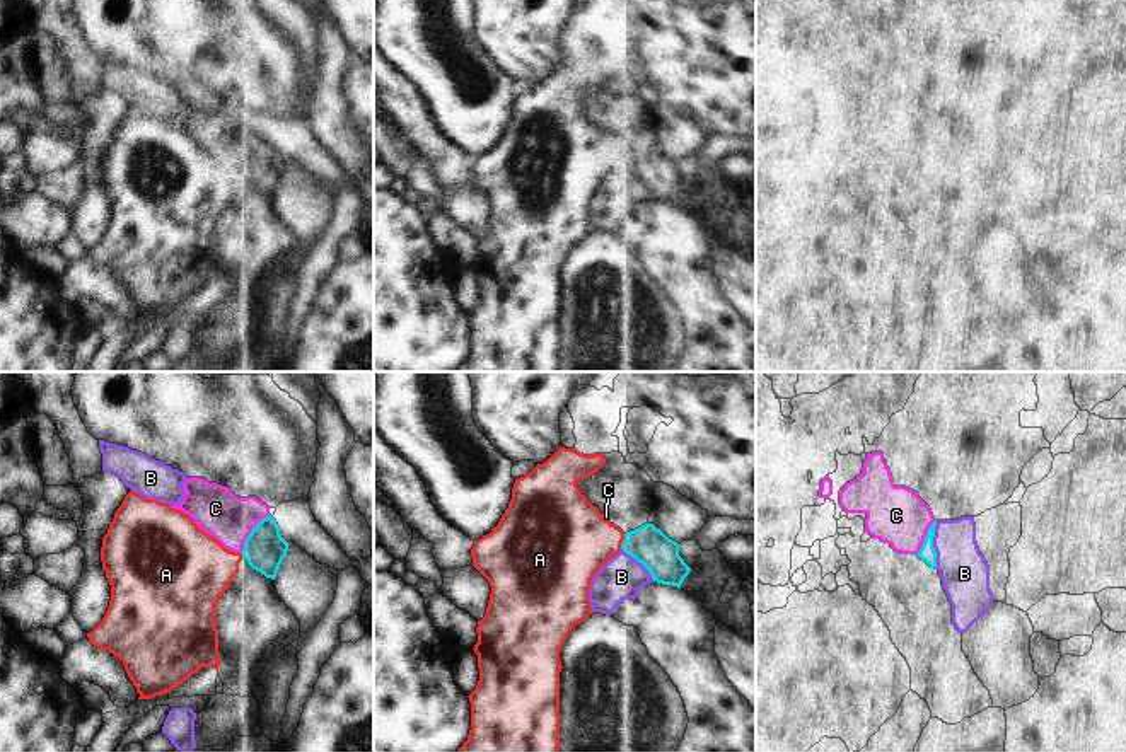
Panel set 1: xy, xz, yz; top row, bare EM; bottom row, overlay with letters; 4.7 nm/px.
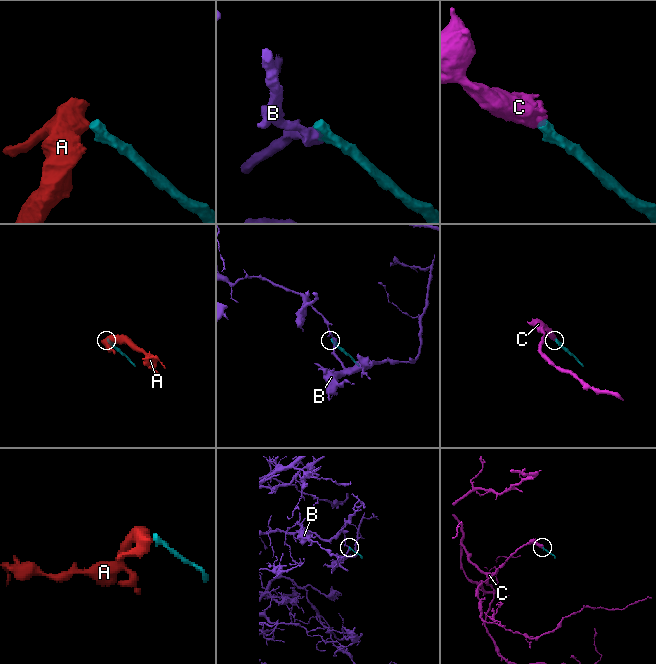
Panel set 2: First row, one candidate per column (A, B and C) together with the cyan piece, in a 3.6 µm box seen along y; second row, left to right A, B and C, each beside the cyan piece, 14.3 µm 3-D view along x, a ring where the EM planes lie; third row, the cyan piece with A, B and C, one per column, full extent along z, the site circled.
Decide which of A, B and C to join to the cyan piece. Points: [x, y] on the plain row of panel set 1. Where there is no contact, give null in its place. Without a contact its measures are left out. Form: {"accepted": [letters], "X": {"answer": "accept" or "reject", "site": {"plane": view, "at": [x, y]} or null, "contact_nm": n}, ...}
{"accepted": ["C"], "A": {"answer": "reject", "site": {"plane": "xz", "at": [623, 161]}, "contact_nm": 80}, "B": {"answer": "reject", "site": {"plane": "yz", "at": [932, 162]}, "contact_nm": 240}, "C": {"answer": "accept", "site": {"plane": "xy", "at": [249, 152]}, "contact_nm": 240}}

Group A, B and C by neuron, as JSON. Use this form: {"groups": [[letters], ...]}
{"groups": [["A"], ["B"], ["C"]]}

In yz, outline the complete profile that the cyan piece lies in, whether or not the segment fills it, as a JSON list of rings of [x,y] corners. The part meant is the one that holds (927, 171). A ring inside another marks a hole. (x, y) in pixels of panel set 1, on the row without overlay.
[[[882,70],[867,72],[862,92],[839,109],[846,131],[865,131],[865,150],[896,171],[916,172],[937,188],[937,138],[916,109],[896,104]]]

